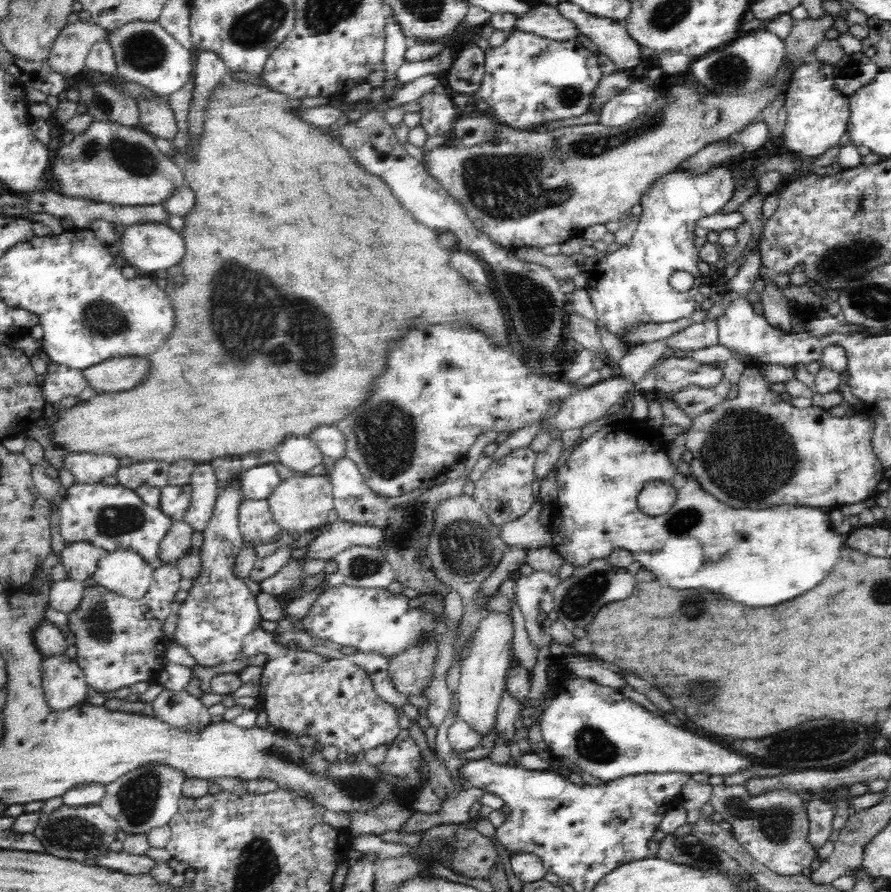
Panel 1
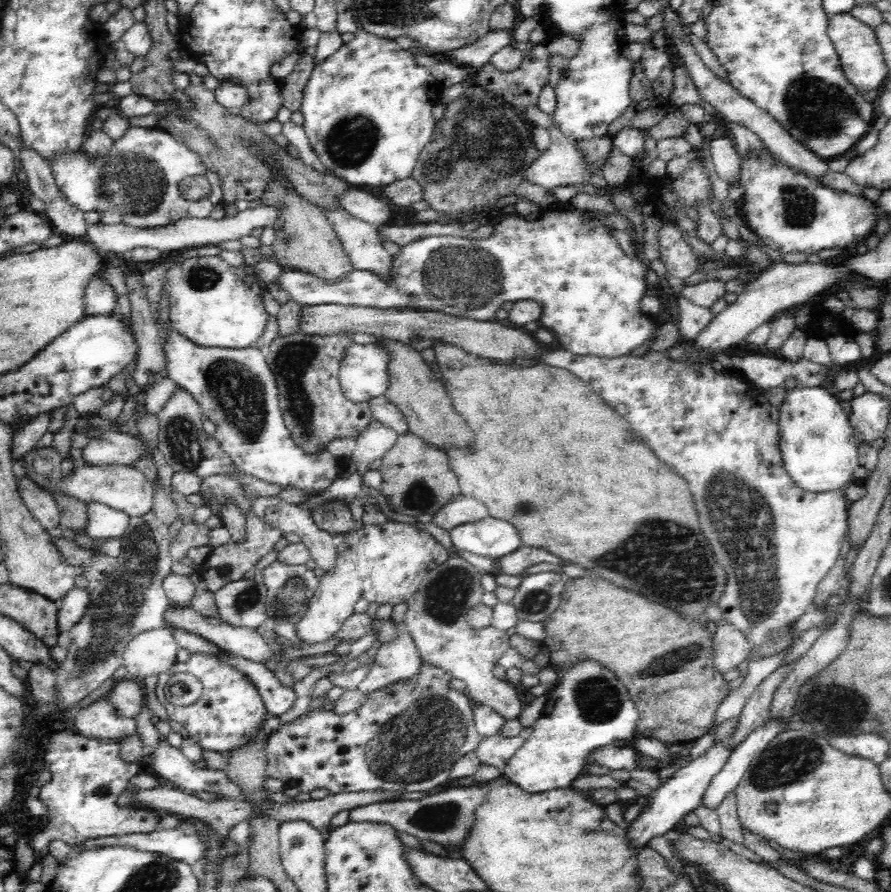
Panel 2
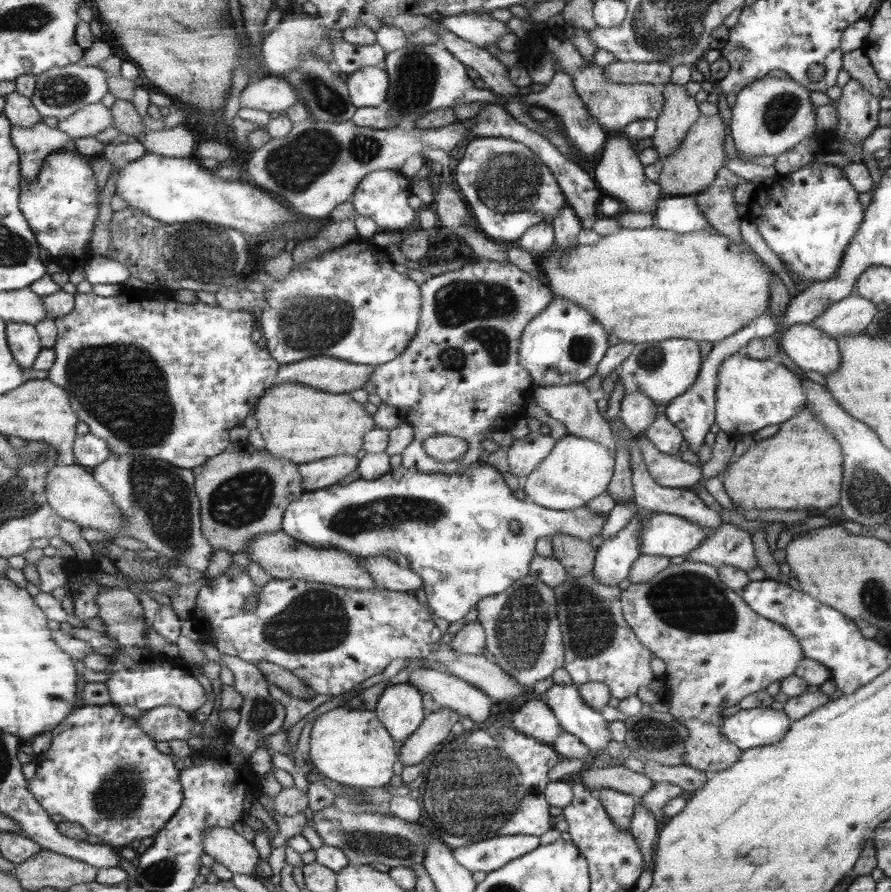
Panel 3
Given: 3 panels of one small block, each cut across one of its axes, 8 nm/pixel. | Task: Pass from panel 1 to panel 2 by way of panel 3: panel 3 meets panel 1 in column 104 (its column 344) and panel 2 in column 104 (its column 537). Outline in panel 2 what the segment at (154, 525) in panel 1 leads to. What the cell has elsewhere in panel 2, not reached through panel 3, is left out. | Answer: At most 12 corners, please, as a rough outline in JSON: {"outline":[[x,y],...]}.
{"outline":[[98,502],[87,504],[93,539],[124,534],[129,516]]}

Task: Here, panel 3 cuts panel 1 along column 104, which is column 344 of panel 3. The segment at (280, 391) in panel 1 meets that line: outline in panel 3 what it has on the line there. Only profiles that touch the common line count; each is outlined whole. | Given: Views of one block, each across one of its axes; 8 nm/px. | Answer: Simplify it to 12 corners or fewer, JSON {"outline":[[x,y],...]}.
{"outline":[[272,385],[264,449],[298,465],[356,456],[372,416],[349,393]]}

